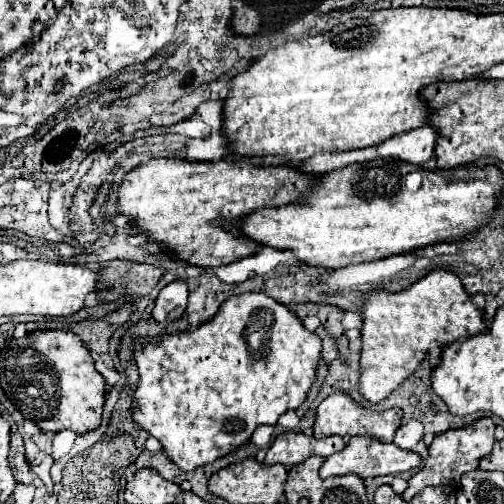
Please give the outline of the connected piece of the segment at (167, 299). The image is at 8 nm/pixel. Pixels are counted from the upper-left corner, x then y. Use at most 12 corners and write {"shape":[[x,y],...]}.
{"shape":[[175,280],[155,300],[155,322],[179,320],[187,308],[187,284]]}

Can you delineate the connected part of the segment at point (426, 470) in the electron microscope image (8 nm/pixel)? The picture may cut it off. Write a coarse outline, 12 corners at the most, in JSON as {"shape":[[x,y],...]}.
{"shape":[[481,418],[435,436],[405,500],[427,486],[457,486],[495,444],[495,424]]}

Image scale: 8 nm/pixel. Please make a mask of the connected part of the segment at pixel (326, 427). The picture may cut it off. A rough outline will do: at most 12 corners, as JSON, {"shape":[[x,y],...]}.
{"shape":[[333,392],[317,408],[313,436],[393,442],[403,414],[359,406]]}

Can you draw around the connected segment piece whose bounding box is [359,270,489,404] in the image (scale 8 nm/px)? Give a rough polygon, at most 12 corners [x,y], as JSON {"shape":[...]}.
{"shape":[[435,270],[361,308],[361,394],[377,404],[431,346],[487,334]]}

